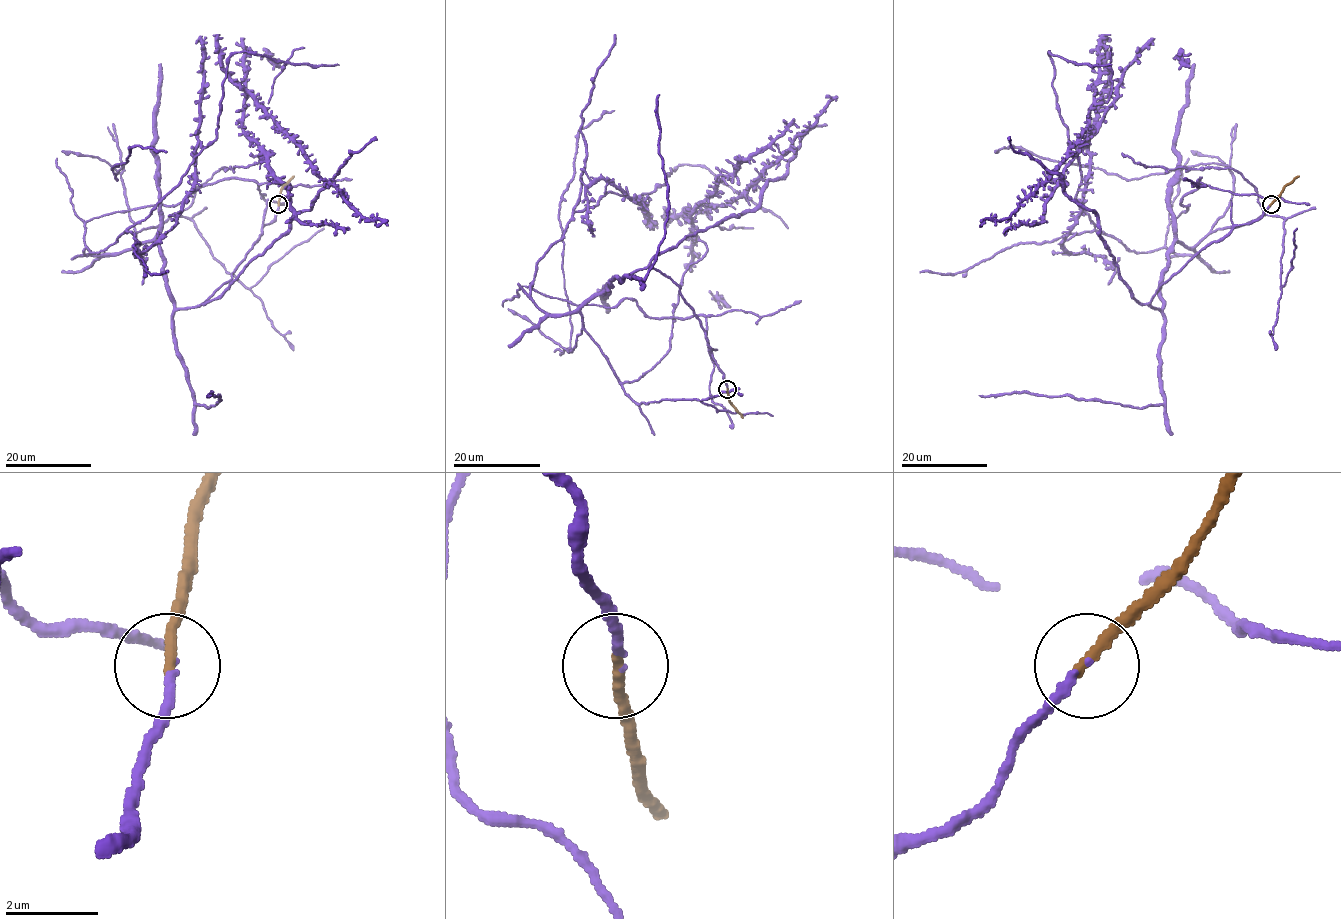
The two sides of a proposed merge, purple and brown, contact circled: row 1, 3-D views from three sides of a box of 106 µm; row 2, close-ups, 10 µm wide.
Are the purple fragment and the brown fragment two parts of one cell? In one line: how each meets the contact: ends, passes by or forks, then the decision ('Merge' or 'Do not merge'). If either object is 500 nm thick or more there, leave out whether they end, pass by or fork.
At the ring purple ends. At the ring brown ends. Merge

